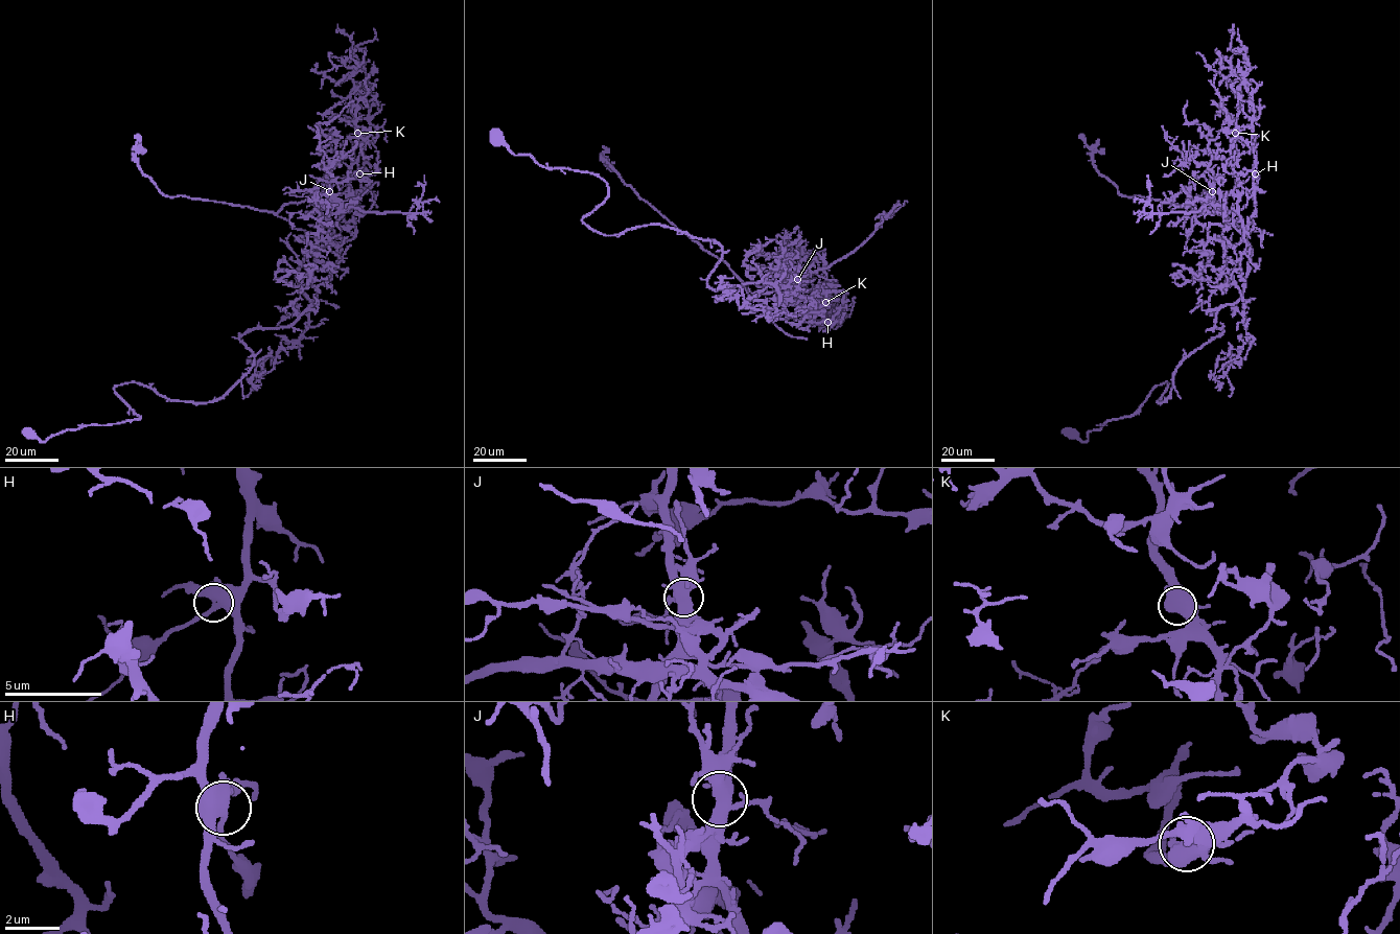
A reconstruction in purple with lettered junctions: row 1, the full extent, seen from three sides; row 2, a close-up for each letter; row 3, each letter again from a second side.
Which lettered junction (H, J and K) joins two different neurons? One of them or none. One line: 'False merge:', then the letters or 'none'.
False merge: J

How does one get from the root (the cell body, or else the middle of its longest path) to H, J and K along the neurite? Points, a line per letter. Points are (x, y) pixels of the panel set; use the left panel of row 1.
H: (28, 433), (139, 419), (126, 382), (222, 398), (238, 337), (290, 326), (299, 265), (354, 236), (359, 173)
J: (28, 433), (139, 419), (126, 382), (222, 398), (238, 337), (311, 305), (329, 191)
K: (28, 433), (139, 419), (126, 382), (222, 398), (238, 337), (290, 326), (299, 265), (354, 236), (357, 133)

